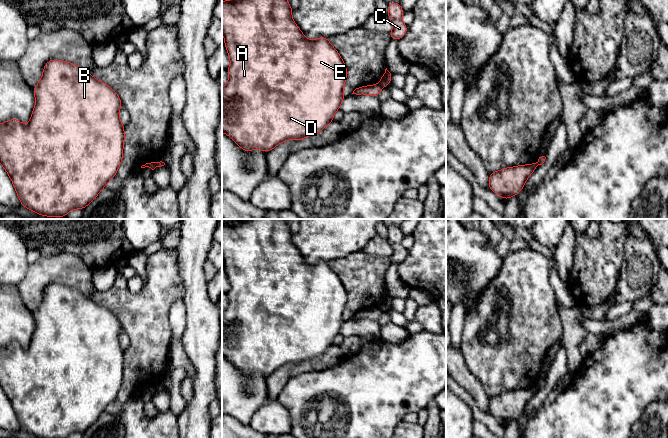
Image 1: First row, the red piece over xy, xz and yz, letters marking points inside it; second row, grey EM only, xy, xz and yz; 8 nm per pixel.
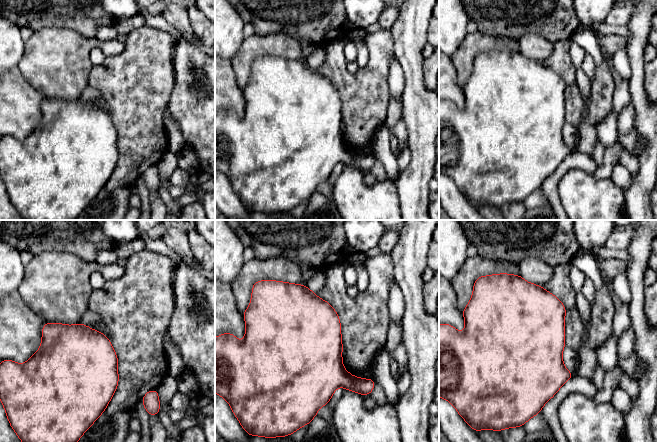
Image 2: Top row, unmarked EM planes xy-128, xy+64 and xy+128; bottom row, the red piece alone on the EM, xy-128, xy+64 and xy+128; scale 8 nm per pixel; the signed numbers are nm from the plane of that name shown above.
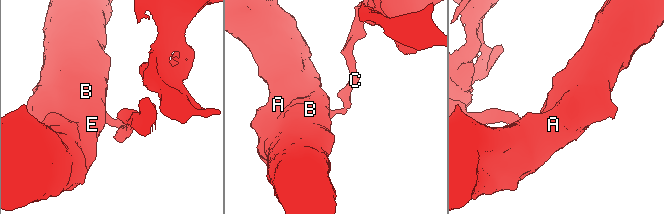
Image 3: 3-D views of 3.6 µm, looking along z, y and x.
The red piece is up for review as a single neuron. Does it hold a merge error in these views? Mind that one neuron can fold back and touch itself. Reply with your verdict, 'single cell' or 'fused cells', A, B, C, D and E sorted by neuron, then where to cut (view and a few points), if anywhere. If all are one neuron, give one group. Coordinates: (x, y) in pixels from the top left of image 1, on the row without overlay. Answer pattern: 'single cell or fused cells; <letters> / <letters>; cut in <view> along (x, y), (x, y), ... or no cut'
fused cells; A B D E / C; cut in xz along (379, 308), (382, 309)

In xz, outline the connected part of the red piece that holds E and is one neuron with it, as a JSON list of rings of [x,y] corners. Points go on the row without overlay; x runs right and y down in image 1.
[[[240,219],[234,224],[222,226],[222,257],[231,288],[227,294],[229,304],[222,313],[222,356],[229,359],[245,376],[261,373],[269,376],[285,364],[301,364],[321,356],[328,348],[333,346],[334,337],[340,333],[345,322],[344,308],[347,302],[347,292],[338,275],[330,268],[329,262],[319,261],[308,264],[292,243],[292,232],[284,219]]]

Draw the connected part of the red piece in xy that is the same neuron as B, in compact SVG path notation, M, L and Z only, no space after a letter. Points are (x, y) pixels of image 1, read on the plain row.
M57 283L49 284L45 288L41 304L37 310L33 312L33 317L36 327L27 349L23 349L15 342L0 348L0 387L12 404L21 430L37 438L67 438L73 433L84 433L116 399L121 388L125 362L124 349L119 342L119 334L122 330L122 326L118 318L110 310L94 302L91 297L83 295L77 288Z

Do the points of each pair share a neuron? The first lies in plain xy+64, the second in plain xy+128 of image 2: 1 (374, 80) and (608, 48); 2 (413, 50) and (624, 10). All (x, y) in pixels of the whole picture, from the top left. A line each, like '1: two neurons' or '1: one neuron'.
1: one neuron
2: two neurons

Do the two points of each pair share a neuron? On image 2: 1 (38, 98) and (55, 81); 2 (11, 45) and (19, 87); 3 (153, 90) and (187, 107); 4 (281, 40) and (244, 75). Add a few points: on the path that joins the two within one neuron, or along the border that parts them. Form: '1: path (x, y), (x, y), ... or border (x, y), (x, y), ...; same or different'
1: border (25, 77), (35, 89), (46, 97); different
2: border (16, 66), (10, 70); different
3: border (174, 75), (174, 86), (166, 106); different
4: path (268, 45), (260, 45), (244, 62); same

